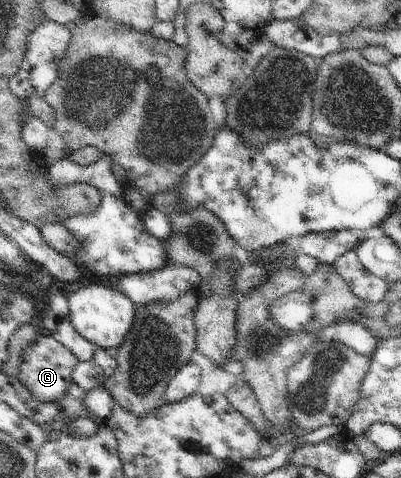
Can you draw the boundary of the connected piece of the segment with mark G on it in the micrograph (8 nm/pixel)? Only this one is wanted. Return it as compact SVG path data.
M40 336L23 352L17 377L32 393L32 397L44 402L59 401L65 395L68 385L73 382L70 375L78 361L76 355L53 336Z

